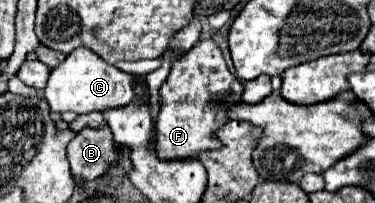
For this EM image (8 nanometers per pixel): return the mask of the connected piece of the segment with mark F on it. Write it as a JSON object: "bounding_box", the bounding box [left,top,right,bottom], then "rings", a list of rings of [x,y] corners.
{"bounding_box":[156,39,244,159],"rings":[[[212,39],[198,41],[186,55],[172,63],[172,71],[160,87],[160,113],[156,117],[156,153],[162,159],[196,157],[200,151],[218,149],[214,133],[222,127],[226,111],[240,101],[244,85],[230,73],[222,51]]]}

